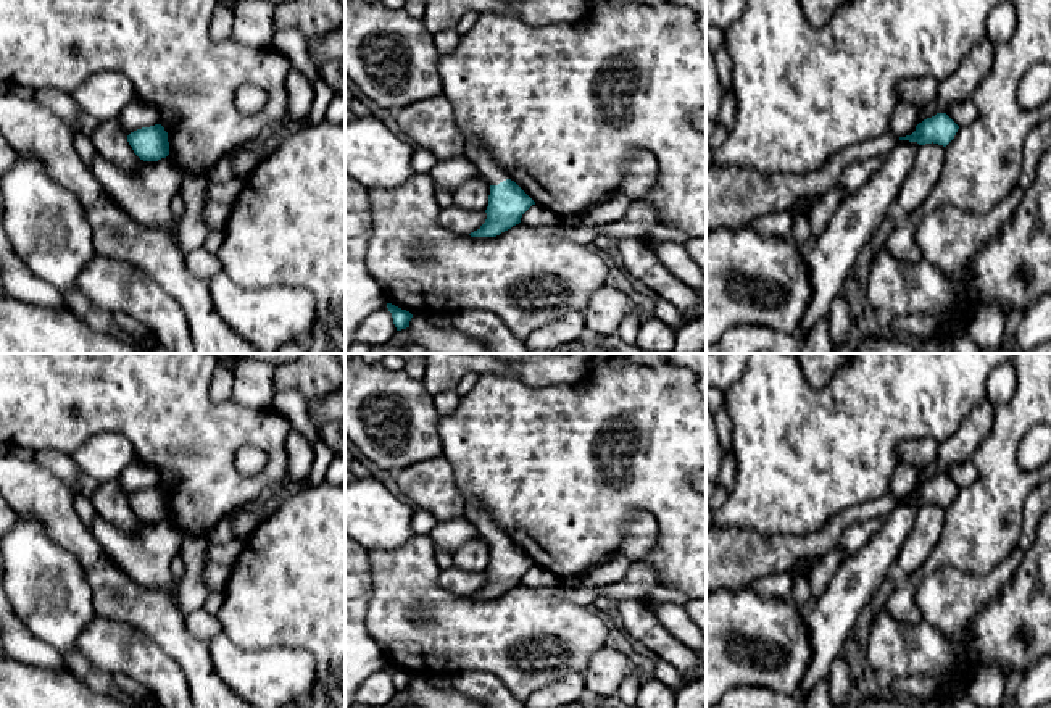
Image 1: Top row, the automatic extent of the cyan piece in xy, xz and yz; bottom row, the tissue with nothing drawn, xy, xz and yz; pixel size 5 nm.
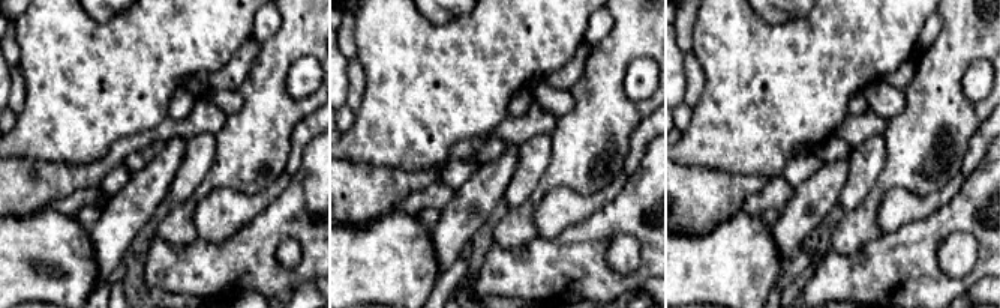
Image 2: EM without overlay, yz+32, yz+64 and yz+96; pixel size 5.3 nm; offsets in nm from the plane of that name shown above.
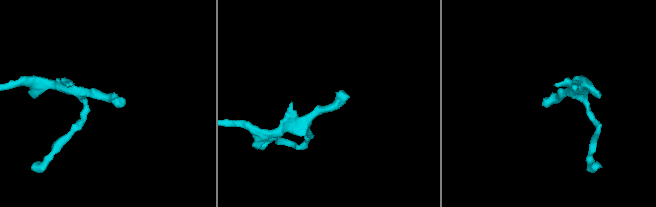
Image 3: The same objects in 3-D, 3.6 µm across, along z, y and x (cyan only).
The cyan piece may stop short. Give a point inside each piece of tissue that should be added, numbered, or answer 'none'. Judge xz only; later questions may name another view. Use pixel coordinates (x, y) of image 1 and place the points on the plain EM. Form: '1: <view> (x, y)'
1: xz (476, 513)

